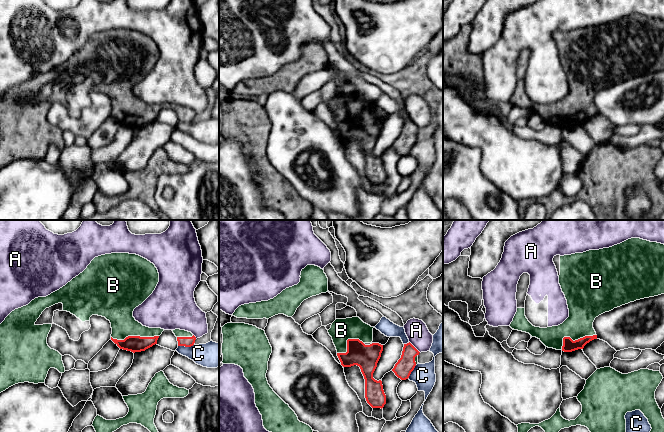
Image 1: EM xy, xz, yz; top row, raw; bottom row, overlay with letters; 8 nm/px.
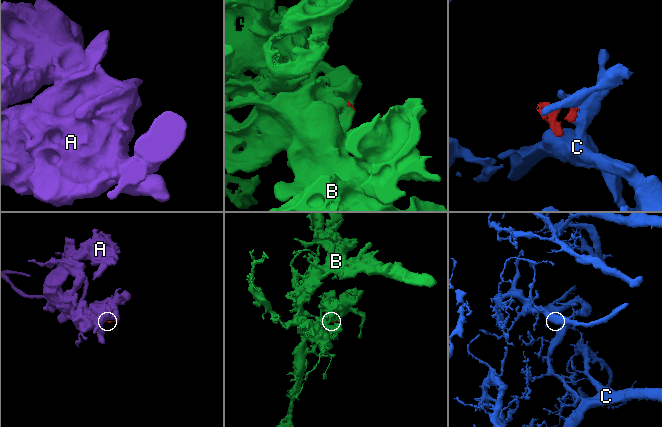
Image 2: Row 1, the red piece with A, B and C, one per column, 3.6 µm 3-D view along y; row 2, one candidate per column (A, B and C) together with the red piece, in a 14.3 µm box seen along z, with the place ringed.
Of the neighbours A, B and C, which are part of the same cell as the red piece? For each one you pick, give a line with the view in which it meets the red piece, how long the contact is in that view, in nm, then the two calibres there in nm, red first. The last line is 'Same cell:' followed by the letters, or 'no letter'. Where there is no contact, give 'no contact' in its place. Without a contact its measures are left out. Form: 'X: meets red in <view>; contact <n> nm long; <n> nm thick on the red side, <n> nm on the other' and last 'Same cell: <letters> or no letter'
B: meets red in xy; contact 380 nm long; 130 nm thick on the red side, 220 nm on the other
Same cell: B

